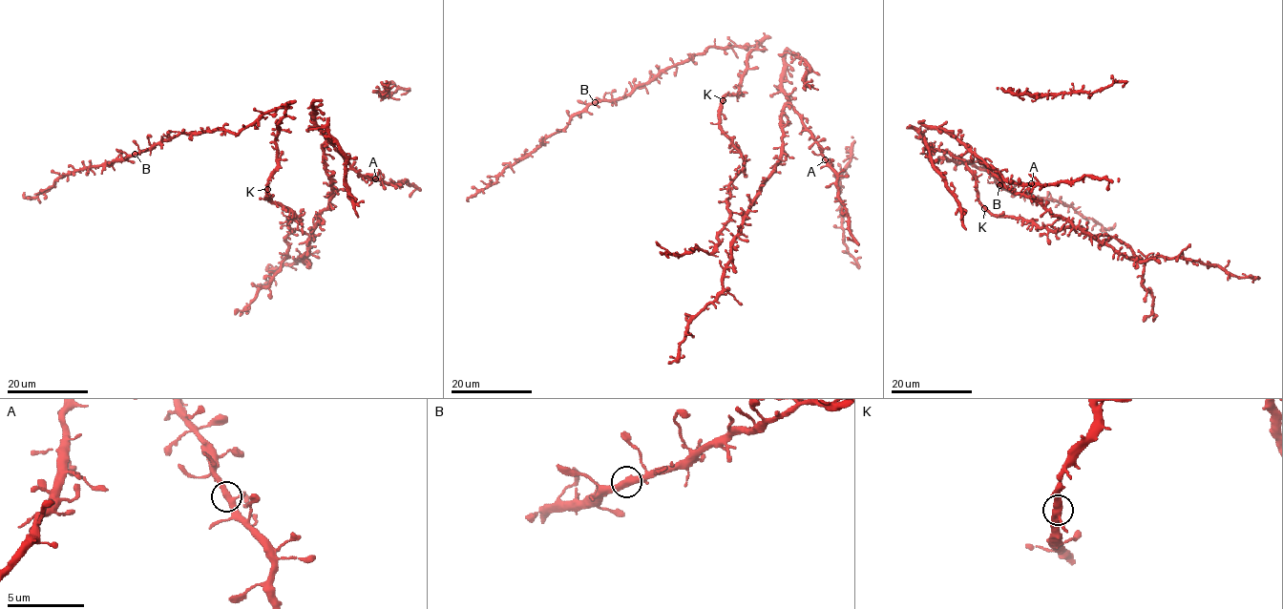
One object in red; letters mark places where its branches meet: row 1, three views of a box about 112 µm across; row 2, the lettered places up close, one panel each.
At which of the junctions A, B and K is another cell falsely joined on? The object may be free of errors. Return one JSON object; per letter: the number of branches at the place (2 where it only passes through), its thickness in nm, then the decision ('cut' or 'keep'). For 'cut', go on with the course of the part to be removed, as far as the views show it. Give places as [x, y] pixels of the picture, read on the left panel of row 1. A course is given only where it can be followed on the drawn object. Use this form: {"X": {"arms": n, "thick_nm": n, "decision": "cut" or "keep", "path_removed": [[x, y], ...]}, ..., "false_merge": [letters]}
{"A": {"arms": 3, "thick_nm": 320, "decision": "keep"}, "B": {"arms": 3, "thick_nm": 360, "decision": "keep"}, "K": {"arms": 3, "thick_nm": 360, "decision": "keep"}, "false_merge": []}

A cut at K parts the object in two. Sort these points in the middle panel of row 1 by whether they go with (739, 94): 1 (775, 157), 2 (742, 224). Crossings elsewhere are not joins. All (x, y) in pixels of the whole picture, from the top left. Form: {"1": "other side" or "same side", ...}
{"1": "same side", "2": "same side"}

